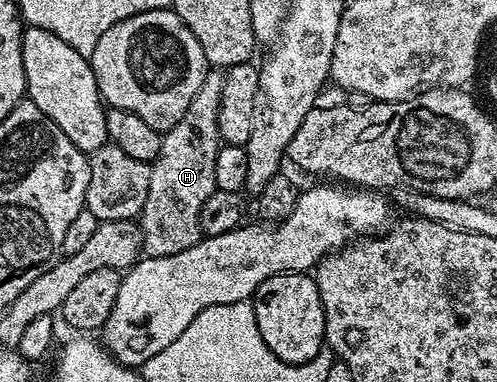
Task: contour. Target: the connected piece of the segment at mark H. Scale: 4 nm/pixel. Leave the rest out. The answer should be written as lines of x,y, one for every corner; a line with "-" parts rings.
207,69
200,92
192,96
188,112
176,120
171,130
162,134
160,152
154,157
148,180
148,200
136,221
142,231
142,254
148,258
172,256
192,248
203,237
200,228
200,208
216,189
216,152
223,145
218,135
220,96
224,88
221,69

